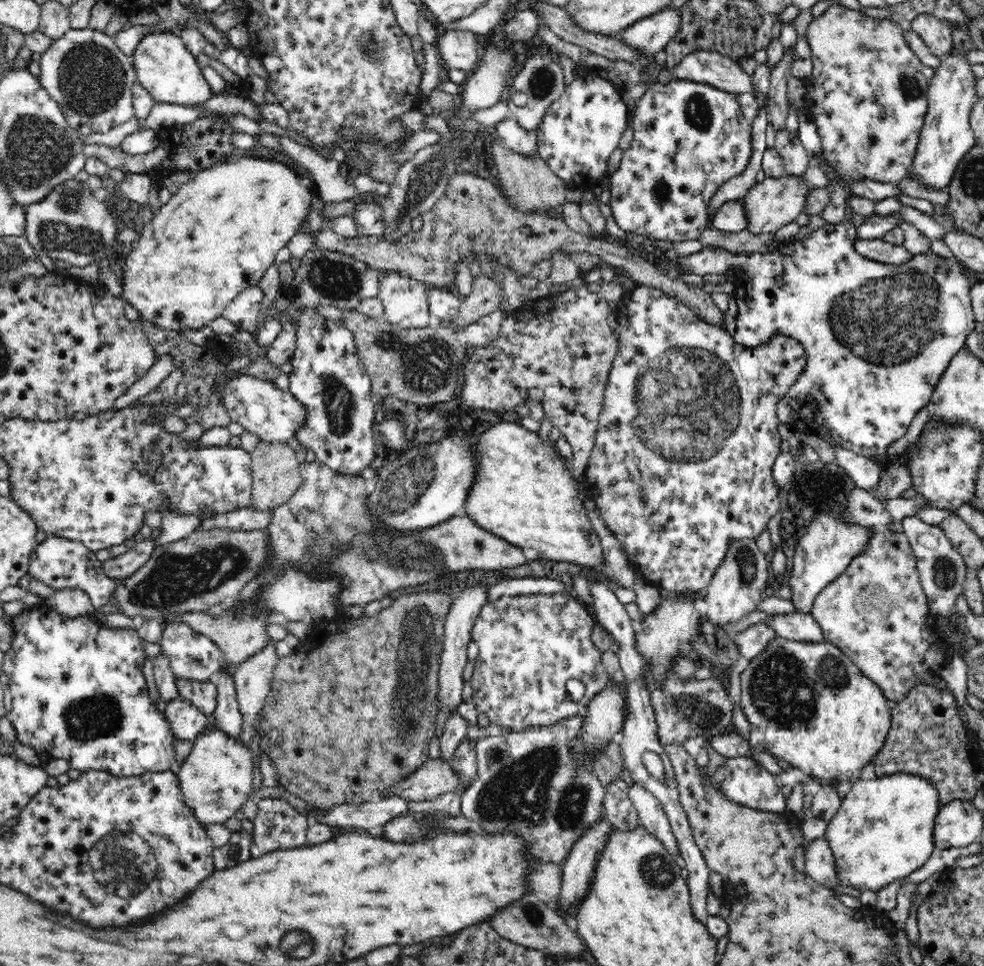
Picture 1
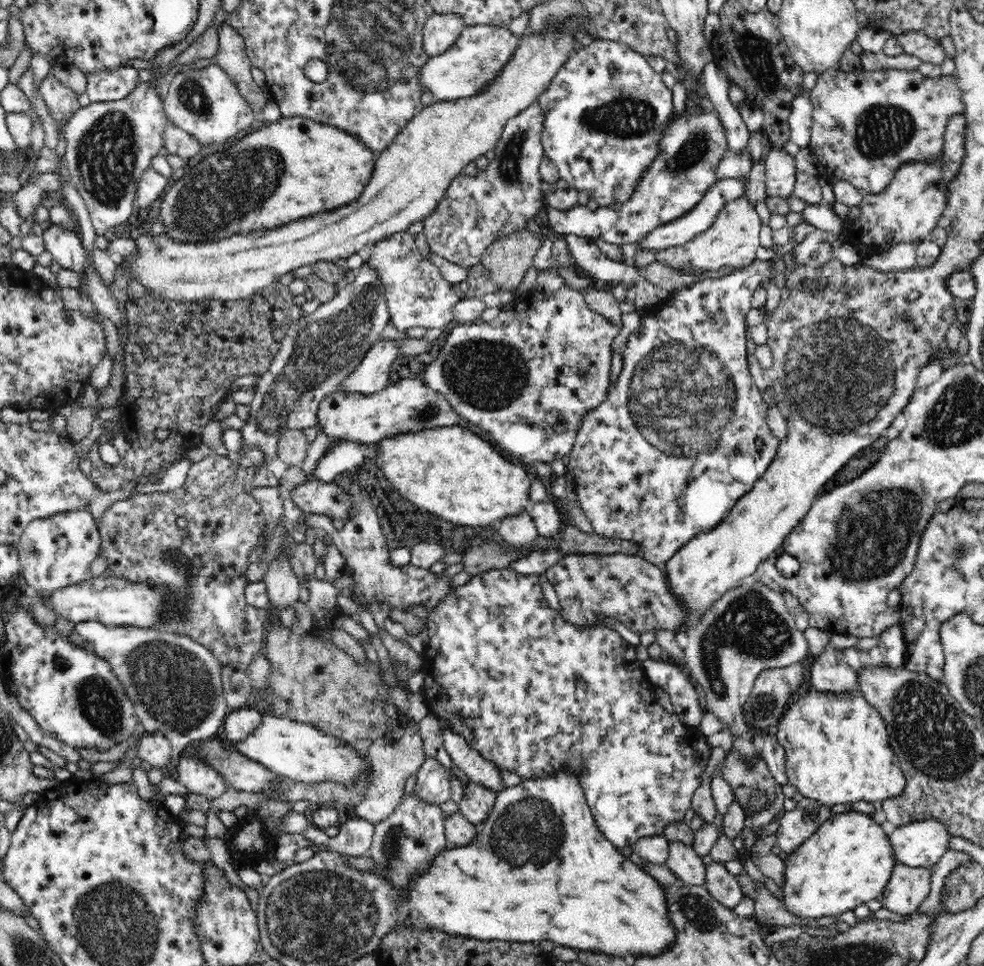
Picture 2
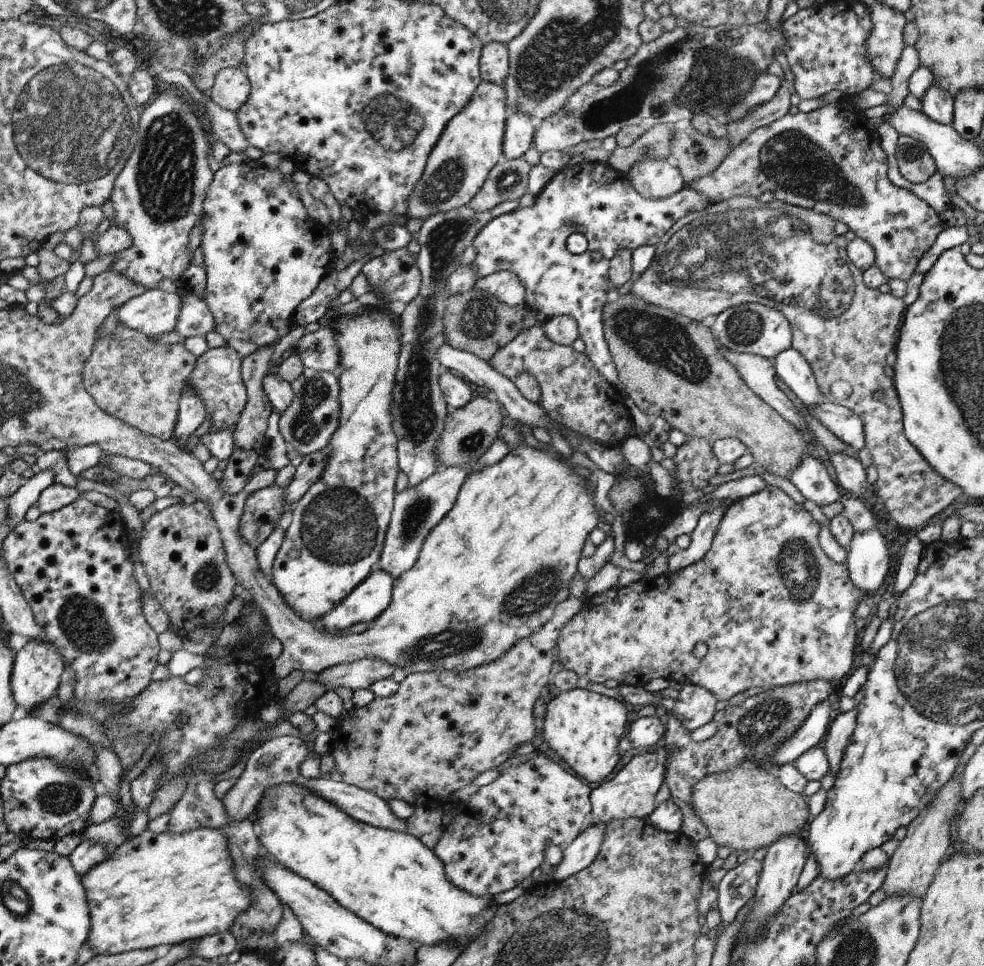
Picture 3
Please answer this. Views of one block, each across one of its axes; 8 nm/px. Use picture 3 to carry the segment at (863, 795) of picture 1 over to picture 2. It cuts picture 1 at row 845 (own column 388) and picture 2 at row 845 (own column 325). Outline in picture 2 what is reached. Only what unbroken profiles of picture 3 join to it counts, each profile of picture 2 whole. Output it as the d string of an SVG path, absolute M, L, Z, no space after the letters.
M865 813L834 814L818 831L788 855L782 902L798 918L826 918L853 910L883 894L895 860L887 839L889 827L879 825Z

